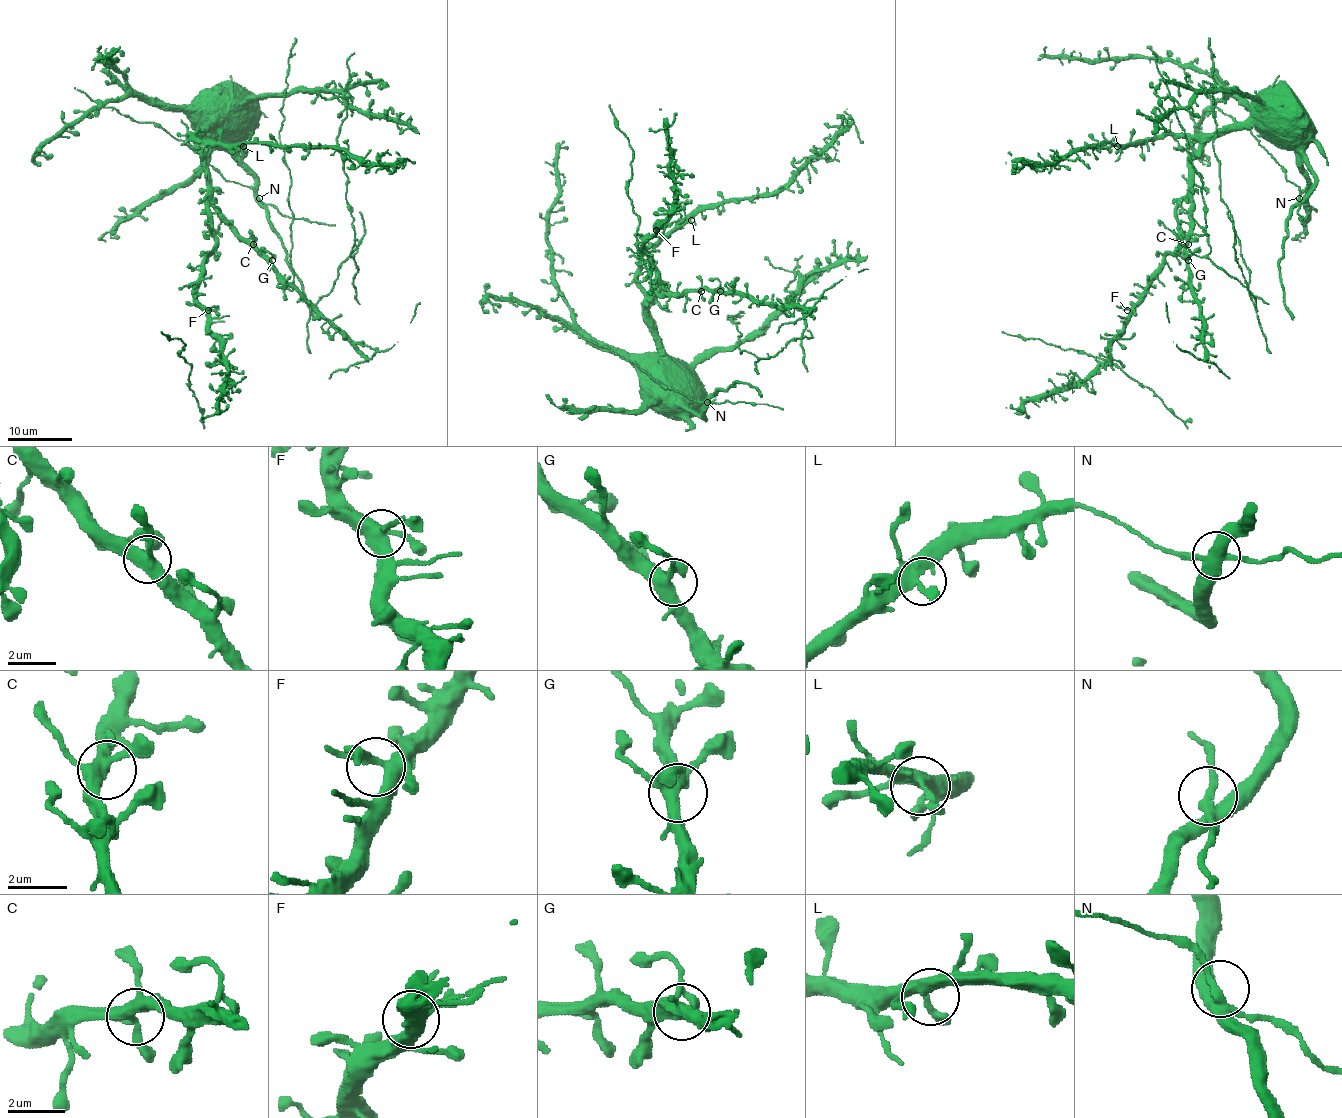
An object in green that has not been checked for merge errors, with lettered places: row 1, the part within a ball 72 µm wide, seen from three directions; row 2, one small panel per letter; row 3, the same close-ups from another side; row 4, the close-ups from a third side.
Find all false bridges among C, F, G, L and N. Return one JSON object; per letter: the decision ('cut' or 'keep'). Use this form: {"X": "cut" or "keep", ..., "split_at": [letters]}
{"C": "keep", "F": "keep", "G": "keep", "L": "keep", "N": "keep", "split_at": []}

